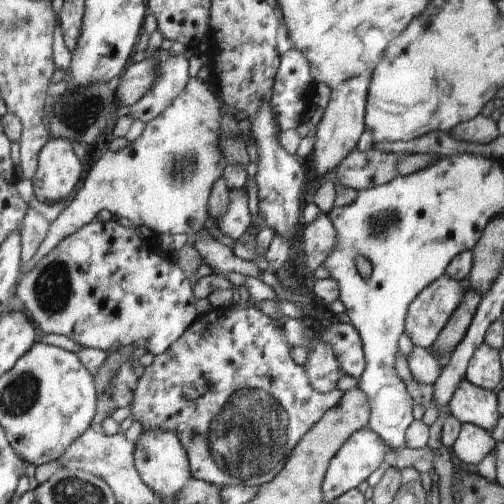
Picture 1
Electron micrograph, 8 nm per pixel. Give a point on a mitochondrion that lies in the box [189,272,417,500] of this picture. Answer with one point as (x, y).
(248, 437)

